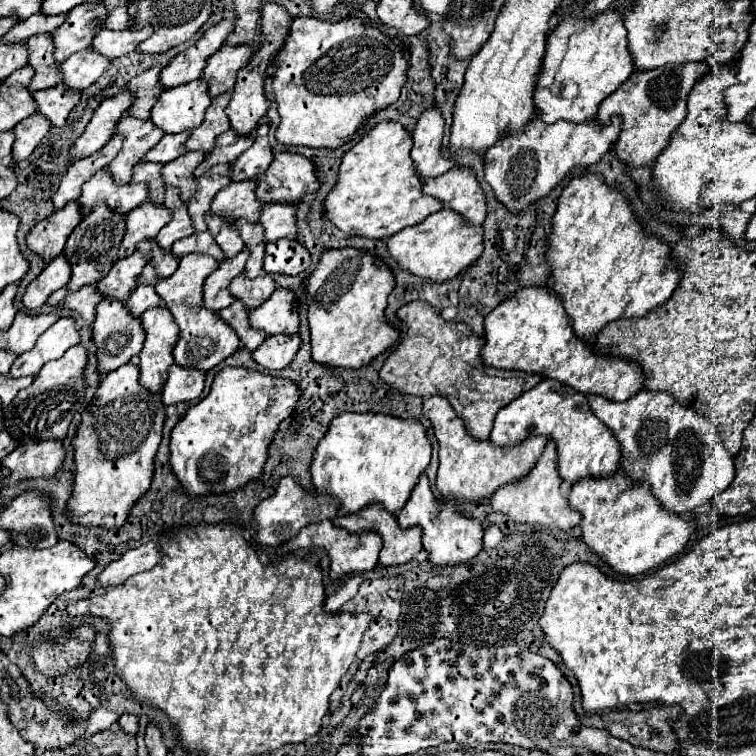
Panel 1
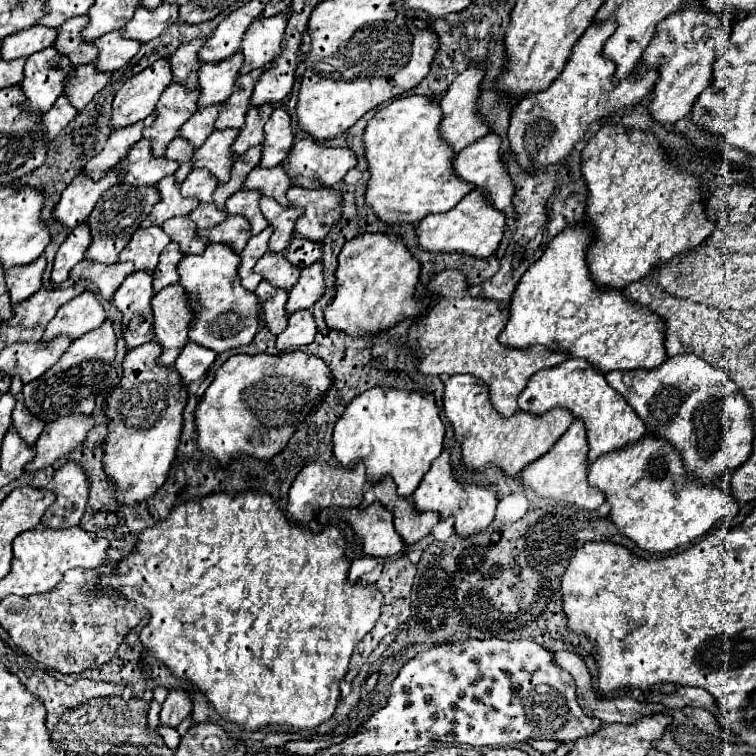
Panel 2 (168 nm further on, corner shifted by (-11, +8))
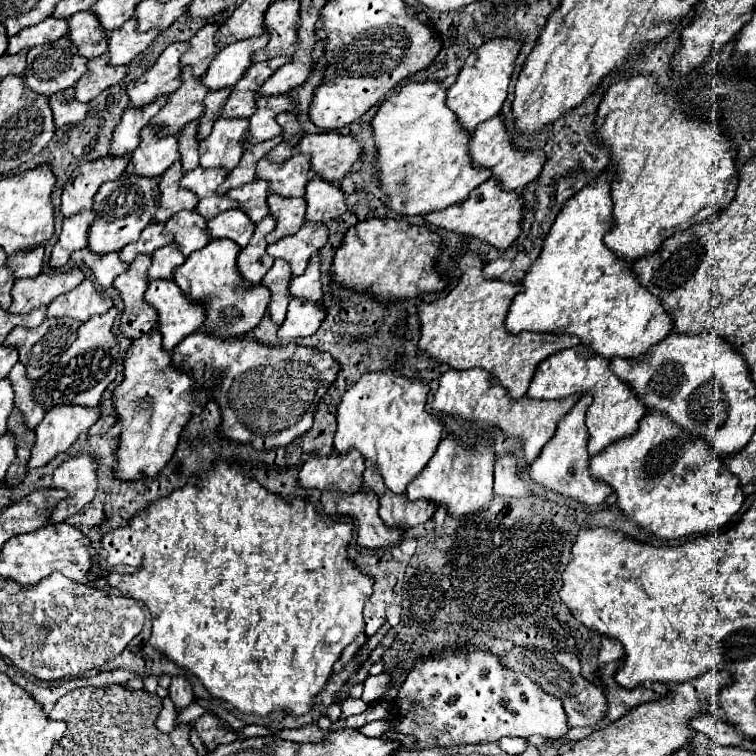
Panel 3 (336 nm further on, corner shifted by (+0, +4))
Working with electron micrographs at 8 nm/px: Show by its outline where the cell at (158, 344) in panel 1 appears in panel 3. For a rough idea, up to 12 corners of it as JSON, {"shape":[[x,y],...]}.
{"shape":[[150,281],[164,349],[204,323],[204,309],[180,287]]}

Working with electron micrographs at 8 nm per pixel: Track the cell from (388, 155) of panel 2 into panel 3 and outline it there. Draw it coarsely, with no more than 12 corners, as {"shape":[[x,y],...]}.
{"shape":[[408,81],[372,127],[388,207],[428,215],[488,179],[446,105]]}

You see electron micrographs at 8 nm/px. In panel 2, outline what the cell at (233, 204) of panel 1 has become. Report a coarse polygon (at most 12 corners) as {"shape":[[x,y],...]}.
{"shape":[[283,165],[255,167],[241,189],[289,205],[291,181]]}

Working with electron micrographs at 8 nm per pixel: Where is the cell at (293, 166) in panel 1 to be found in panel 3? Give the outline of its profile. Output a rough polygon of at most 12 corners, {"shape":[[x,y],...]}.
{"shape":[[304,135],[296,151],[312,171],[340,185],[360,159],[354,135]]}

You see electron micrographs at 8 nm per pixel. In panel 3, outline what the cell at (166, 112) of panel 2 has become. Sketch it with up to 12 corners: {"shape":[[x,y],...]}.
{"shape":[[190,67],[152,119],[160,137],[176,135],[204,113],[208,87]]}

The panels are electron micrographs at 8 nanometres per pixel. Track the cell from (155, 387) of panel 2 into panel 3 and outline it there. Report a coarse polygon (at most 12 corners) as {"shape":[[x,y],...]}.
{"shape":[[158,327],[114,393],[116,477],[154,477],[208,403]]}

